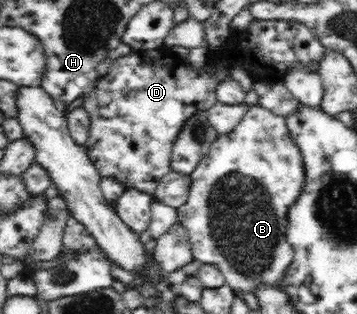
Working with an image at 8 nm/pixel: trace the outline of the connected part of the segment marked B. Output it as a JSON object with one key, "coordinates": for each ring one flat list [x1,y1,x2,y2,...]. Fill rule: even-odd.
{"coordinates":[[252,105,242,120,210,146,209,153,191,172,192,187,188,202,178,209,178,222,192,240,191,251,196,260,214,265,225,276,225,284,233,290,249,292,256,281,275,286,281,270,290,262,291,246,283,240,286,207,294,202,304,186,304,169,298,149,287,136,283,116,268,108]]}

